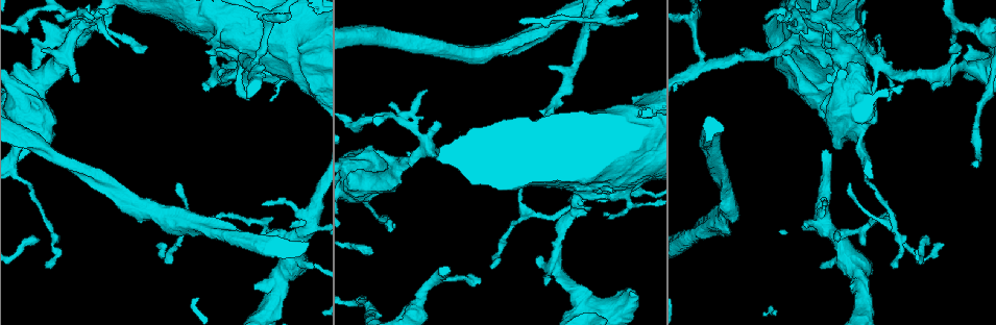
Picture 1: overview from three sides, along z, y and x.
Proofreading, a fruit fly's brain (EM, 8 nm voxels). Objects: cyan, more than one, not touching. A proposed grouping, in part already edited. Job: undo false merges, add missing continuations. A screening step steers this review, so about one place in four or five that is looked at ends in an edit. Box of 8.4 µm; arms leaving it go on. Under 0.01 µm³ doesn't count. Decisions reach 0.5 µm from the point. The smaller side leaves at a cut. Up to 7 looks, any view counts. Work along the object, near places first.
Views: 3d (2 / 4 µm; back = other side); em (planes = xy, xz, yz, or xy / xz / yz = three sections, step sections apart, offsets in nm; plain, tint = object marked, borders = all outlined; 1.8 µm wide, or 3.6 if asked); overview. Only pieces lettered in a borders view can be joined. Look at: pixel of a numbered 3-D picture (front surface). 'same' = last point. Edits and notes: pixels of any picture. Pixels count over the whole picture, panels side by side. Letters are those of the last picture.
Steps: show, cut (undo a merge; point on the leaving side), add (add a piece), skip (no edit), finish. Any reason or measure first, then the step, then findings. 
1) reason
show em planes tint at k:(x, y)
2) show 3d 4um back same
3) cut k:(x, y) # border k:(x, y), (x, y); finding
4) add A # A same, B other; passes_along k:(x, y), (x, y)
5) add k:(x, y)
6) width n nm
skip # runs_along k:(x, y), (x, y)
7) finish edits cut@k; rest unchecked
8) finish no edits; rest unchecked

calibre changes
show em planes plain at 1:(856, 90)

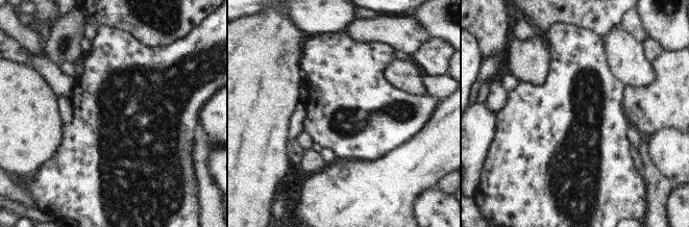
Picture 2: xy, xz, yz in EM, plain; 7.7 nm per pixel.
show em planes borders same

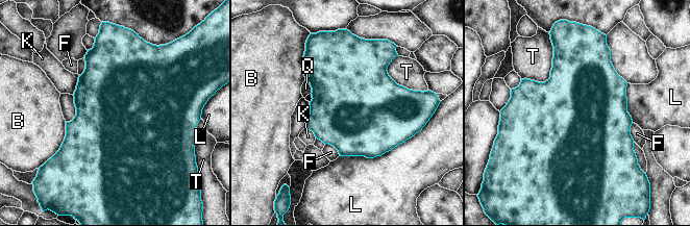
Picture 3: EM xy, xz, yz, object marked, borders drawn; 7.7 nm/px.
skip # B other, F other, K other, L other, Q other, T other; border 3:(632, 123), (630, 134), (634, 141); continuous, no second neuron

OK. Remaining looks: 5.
thin neck
show em planes borders at 1:(828, 14)

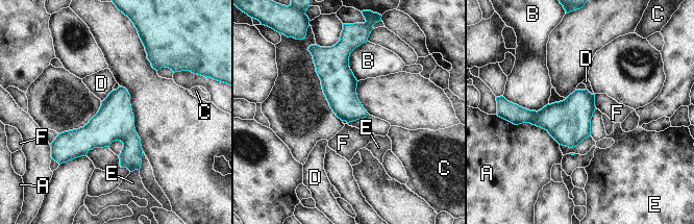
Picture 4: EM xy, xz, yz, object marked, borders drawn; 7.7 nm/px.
width 240 nm
skip # A other, B other, C other, D other, E other, F other; all the same neuron

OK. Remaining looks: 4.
calibre changes
show em 3.6um planes tint at 1:(277, 286)

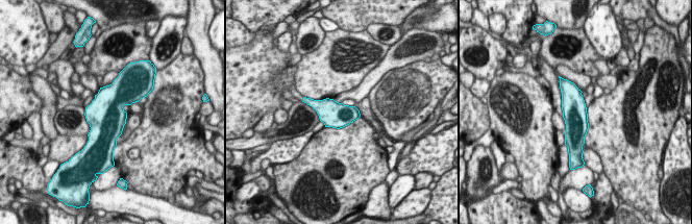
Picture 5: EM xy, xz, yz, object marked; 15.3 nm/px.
see the neighbours
show em 3.6um planes borders same

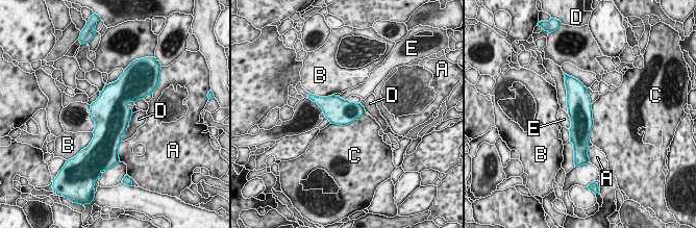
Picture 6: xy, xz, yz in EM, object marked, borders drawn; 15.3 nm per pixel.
skip # A other, B other, C other, D other, E other; border 6:(365, 112), (347, 124), (330, 124); one neuron here

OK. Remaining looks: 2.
finish no edits; rest unchecked

